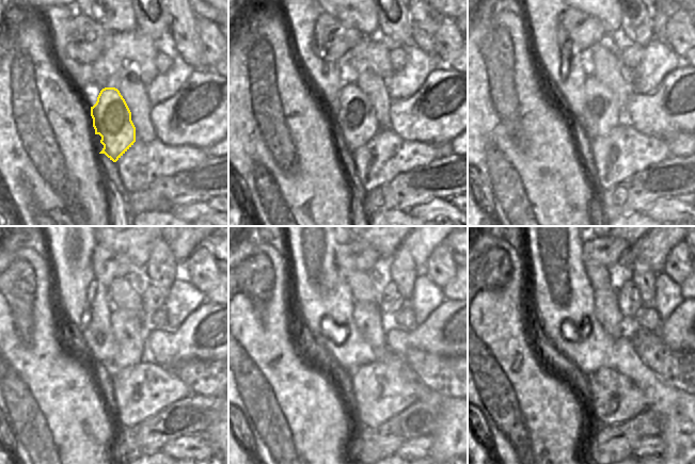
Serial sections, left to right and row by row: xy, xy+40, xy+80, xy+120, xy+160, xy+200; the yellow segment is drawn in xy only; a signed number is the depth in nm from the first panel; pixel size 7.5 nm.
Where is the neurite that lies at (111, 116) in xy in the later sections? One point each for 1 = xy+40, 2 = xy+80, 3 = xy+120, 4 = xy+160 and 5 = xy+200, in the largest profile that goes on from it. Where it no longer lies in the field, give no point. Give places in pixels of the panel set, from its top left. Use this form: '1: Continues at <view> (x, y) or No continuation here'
1: Continues at xy+40 (356, 120)
2: Continues at xy+80 (601, 113)
3: Continues at xy+120 (130, 334)
4: Continues at xy+160 (367, 317)
5: Continues at xy+200 (606, 312).

